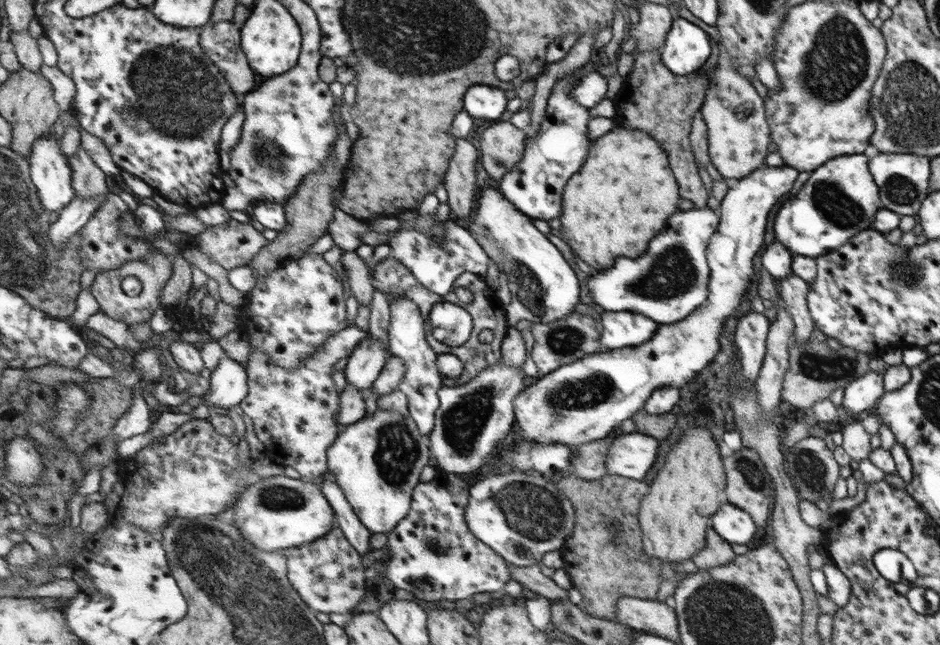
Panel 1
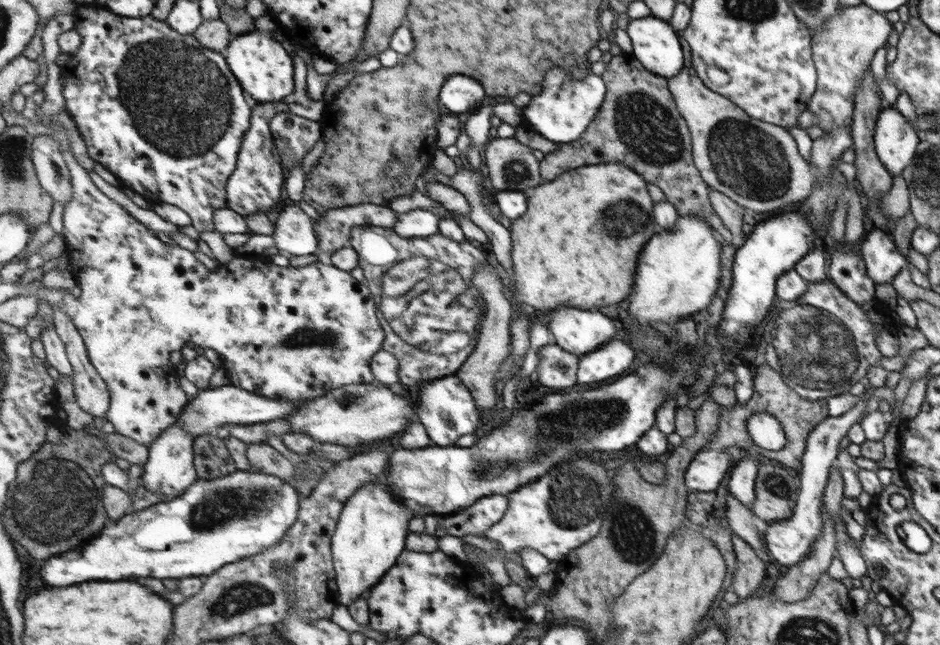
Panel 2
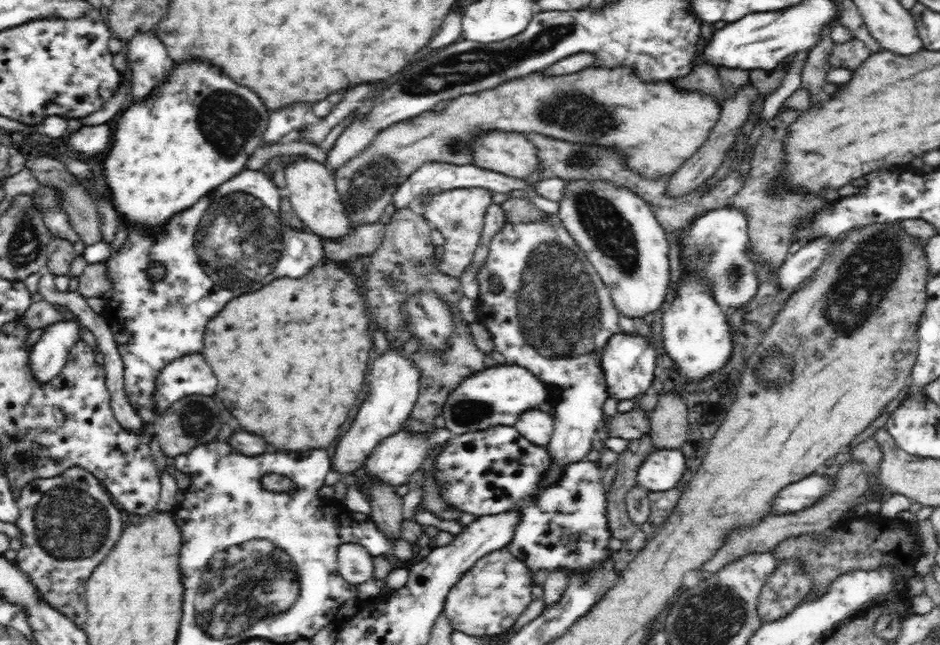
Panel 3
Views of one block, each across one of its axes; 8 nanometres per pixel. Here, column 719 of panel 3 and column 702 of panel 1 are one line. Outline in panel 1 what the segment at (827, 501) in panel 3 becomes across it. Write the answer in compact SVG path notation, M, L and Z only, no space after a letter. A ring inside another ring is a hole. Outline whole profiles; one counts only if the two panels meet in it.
M714 529L707 531L707 546L695 556L693 561L699 570L708 571L716 566L724 566L734 560L732 545L726 542Z

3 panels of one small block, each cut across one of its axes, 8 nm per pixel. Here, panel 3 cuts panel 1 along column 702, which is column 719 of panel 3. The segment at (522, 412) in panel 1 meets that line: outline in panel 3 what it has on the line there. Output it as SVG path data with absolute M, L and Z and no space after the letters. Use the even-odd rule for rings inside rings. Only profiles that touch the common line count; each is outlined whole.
M682 276L677 284L676 296L670 308L662 318L662 340L668 356L684 378L703 381L713 372L720 371L728 365L733 353L733 337L730 334L729 320L725 310L714 302L707 292L694 279Z

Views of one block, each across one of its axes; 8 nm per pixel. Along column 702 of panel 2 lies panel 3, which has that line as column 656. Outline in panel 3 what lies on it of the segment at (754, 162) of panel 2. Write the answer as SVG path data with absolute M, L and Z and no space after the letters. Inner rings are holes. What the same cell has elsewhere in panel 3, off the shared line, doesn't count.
M594 65L580 72L564 73L560 76L549 76L539 70L515 77L514 80L503 81L494 88L452 97L432 109L426 109L426 112L421 112L418 116L406 117L406 120L398 120L391 126L382 128L369 147L361 151L361 155L334 173L334 180L342 201L352 215L352 225L356 228L362 224L379 222L380 216L391 204L397 188L410 179L418 168L426 164L474 165L477 160L475 145L479 137L496 131L540 134L573 144L580 142L584 145L596 144L606 149L616 149L624 152L624 157L629 158L629 166L639 174L660 178L664 174L674 175L687 159L702 148L711 129L718 122L720 108L712 98L698 91L682 90L664 80L642 79L630 65Z

